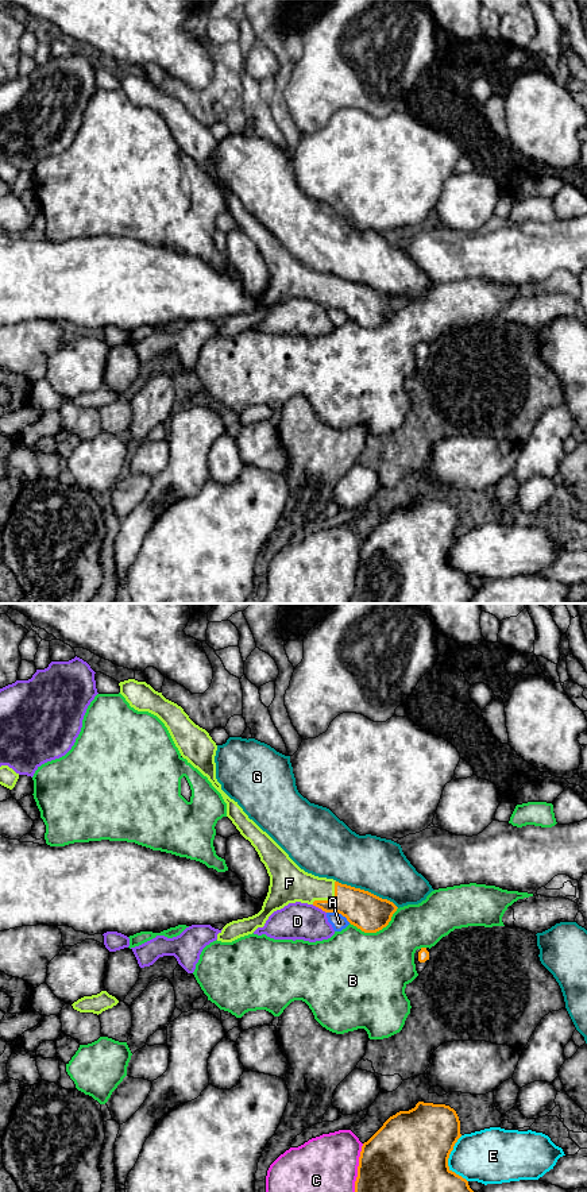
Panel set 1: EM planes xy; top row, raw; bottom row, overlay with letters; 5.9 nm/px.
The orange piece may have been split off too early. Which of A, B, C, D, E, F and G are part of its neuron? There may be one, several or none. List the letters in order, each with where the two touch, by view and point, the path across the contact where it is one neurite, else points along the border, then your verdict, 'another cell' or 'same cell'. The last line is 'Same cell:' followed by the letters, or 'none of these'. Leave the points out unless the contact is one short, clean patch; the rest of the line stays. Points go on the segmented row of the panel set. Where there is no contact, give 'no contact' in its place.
A: meets orange in xy at (339, 913); border along xy (327, 911), (338, 911), (350, 922); another cell
B: meets orange in xy at (377, 930); another cell
C: meets orange in xy at (358, 1168); another cell
D: meets orange in xy at (319, 907); another cell
E: meets orange in xy at (447, 1161); another cell
F: meets orange in xy at (331, 901); runs through xy (362, 909), (348, 901), (331, 901), (320, 891), (293, 884); same cell
G: meets orange in xy at (367, 891); border along xy (336, 880), (386, 898), (398, 907); another cell
Same cell: F

